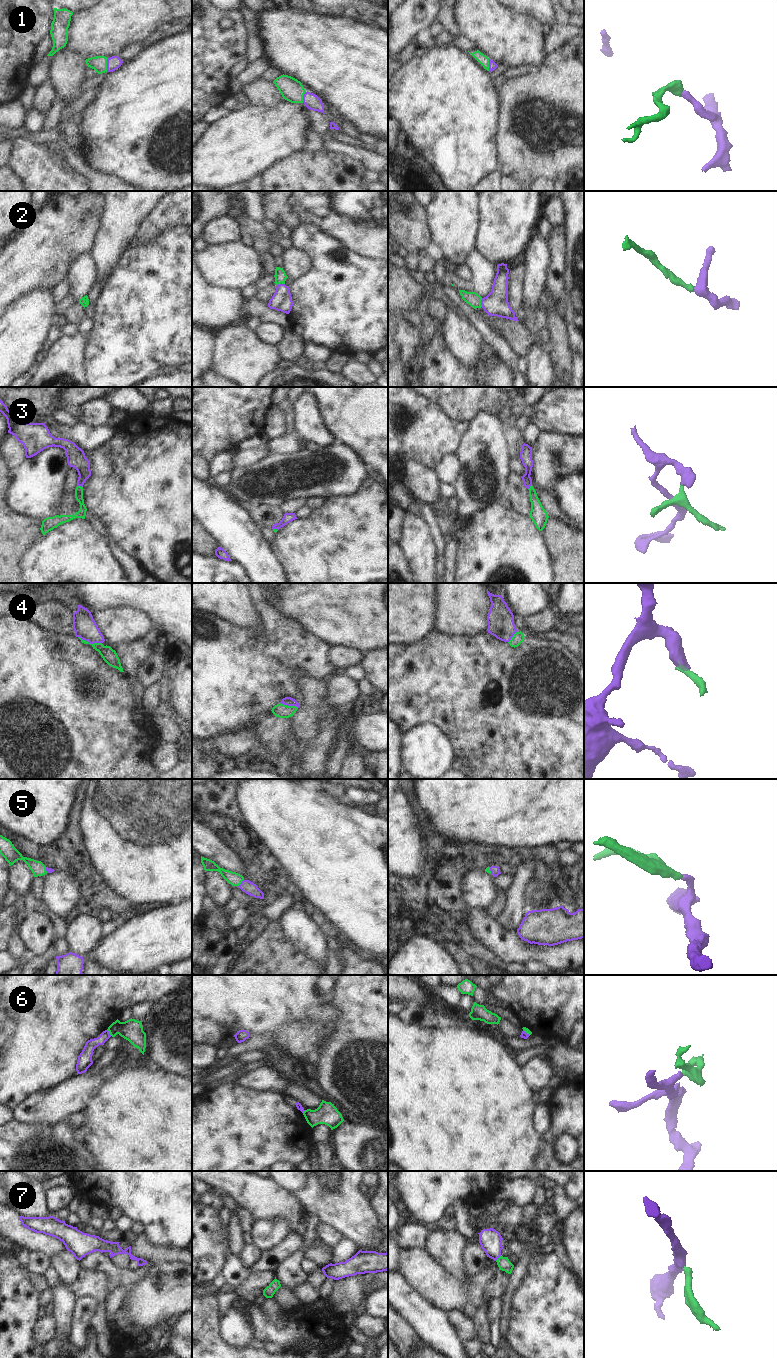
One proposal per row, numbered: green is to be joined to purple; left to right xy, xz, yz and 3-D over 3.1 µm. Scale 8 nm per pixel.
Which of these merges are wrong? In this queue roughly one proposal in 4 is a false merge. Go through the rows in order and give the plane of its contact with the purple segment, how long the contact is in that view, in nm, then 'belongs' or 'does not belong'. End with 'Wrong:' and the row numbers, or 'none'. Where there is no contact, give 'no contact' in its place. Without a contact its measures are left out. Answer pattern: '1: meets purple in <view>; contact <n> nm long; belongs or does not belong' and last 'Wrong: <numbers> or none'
1: meets purple in xy; contact 110 nm long; belongs
2: meets purple in yz; contact 70 nm long; belongs
3: meets purple in xy; contact 50 nm long; belongs
4: meets purple in xy; contact 200 nm long; does not belong
5: meets purple in xz; contact 80 nm long; belongs
6: meets purple in xy; contact 70 nm long; does not belong
7: meets purple in yz; contact 70 nm long; belongs
Wrong: 4, 6

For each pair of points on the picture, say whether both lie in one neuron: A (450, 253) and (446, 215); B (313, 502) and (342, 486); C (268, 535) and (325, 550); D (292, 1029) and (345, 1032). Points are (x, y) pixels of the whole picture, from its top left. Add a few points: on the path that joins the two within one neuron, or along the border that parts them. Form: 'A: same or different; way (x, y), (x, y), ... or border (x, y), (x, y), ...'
A: same; way (450, 244), (450, 224)
B: different; border (305, 497), (323, 497), (325, 499)
C: different; border (275, 533), (269, 544)
D: different; border (337, 1011), (316, 1050)

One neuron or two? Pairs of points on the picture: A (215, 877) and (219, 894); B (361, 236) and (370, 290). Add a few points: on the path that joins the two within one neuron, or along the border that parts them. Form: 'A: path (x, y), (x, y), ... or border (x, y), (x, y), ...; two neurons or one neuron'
A: path (215, 881), (219, 890); one neuron
B: border (343, 246), (361, 256), (377, 259); two neurons

